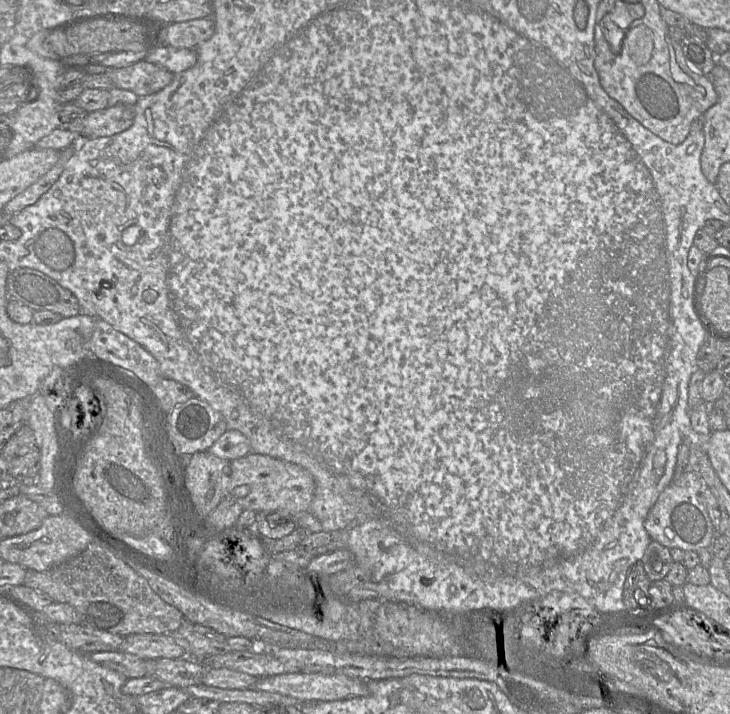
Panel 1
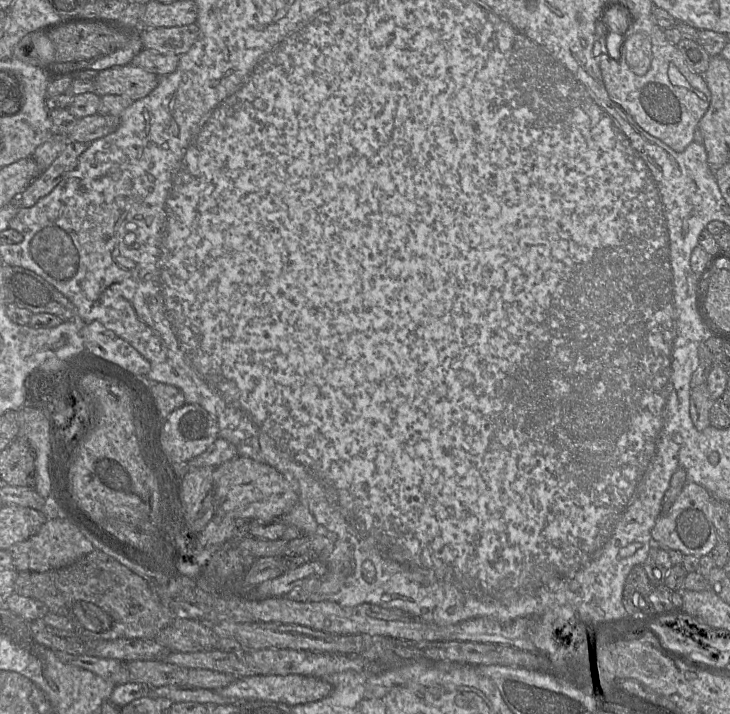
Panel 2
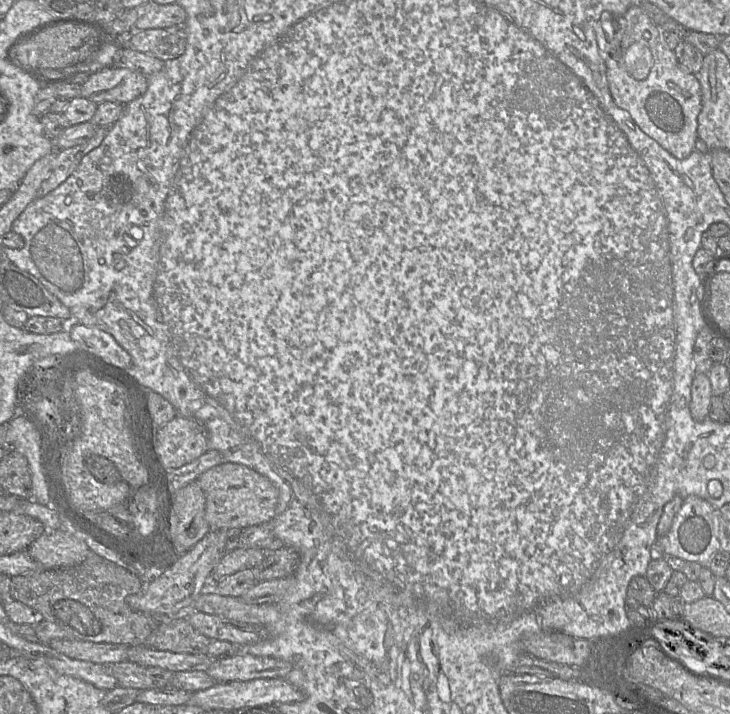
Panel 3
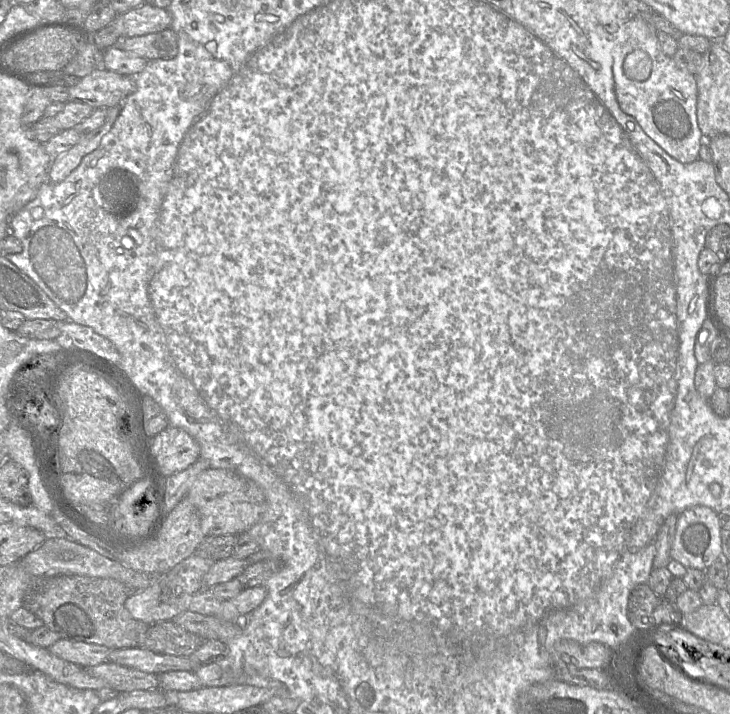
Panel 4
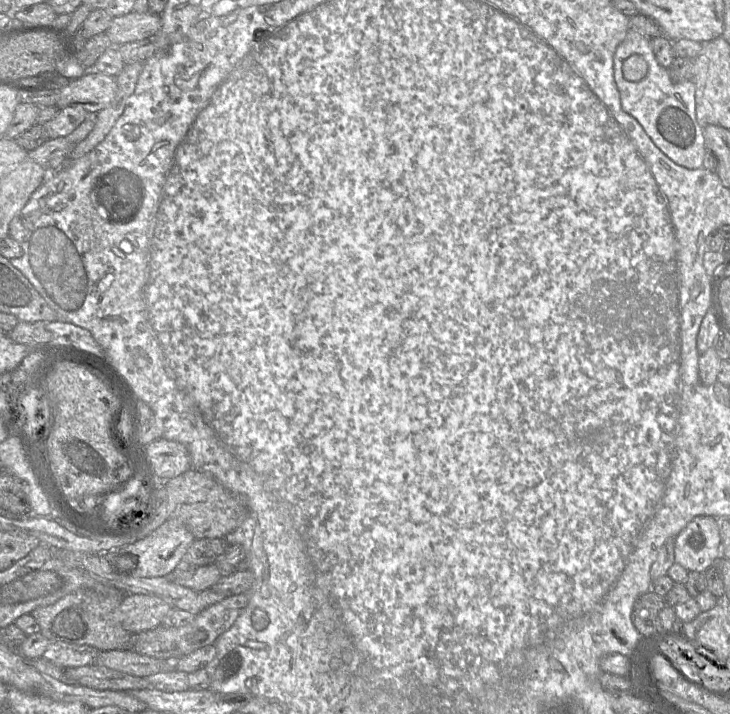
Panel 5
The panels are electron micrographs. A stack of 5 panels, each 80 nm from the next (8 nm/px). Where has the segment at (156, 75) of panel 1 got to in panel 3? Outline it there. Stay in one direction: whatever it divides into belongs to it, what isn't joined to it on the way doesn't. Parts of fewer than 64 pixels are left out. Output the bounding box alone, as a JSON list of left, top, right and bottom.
[80,66,148,104]

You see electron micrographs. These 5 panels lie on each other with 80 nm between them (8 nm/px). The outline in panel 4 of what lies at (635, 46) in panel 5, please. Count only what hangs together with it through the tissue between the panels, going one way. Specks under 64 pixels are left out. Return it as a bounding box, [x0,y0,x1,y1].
[612,17,706,163]

